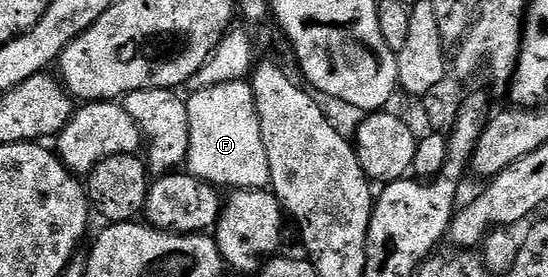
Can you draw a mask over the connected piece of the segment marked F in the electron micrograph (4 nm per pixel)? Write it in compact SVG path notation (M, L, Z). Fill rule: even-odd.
M234 80L192 93L187 100L189 150L185 165L188 175L219 188L266 189L271 182L269 160L261 138L255 95L248 81Z

